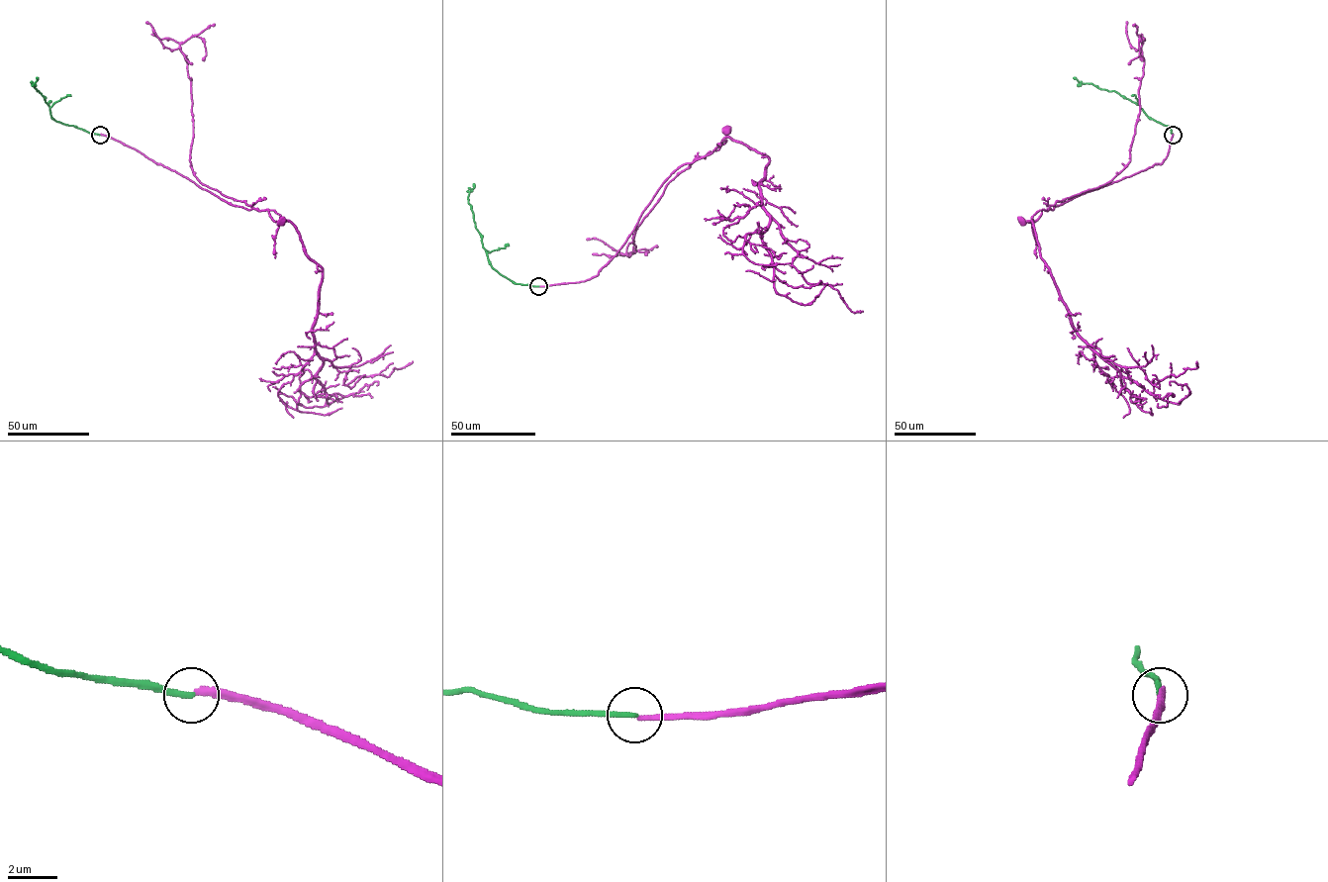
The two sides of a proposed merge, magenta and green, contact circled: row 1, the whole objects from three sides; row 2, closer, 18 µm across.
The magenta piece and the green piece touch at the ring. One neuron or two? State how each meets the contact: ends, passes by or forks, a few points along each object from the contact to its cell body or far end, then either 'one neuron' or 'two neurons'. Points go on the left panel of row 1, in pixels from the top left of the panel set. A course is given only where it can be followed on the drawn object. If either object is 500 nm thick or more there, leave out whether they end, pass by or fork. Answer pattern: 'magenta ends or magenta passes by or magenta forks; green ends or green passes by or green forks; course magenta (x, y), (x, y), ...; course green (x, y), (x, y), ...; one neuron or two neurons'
magenta ends; green ends; course magenta (100, 135), (137, 149), (228, 203), (249, 210), (267, 209), (275, 221), (282, 220); course green (100, 135), (52, 118), (48, 104), (32, 83), (37, 77); two neurons

